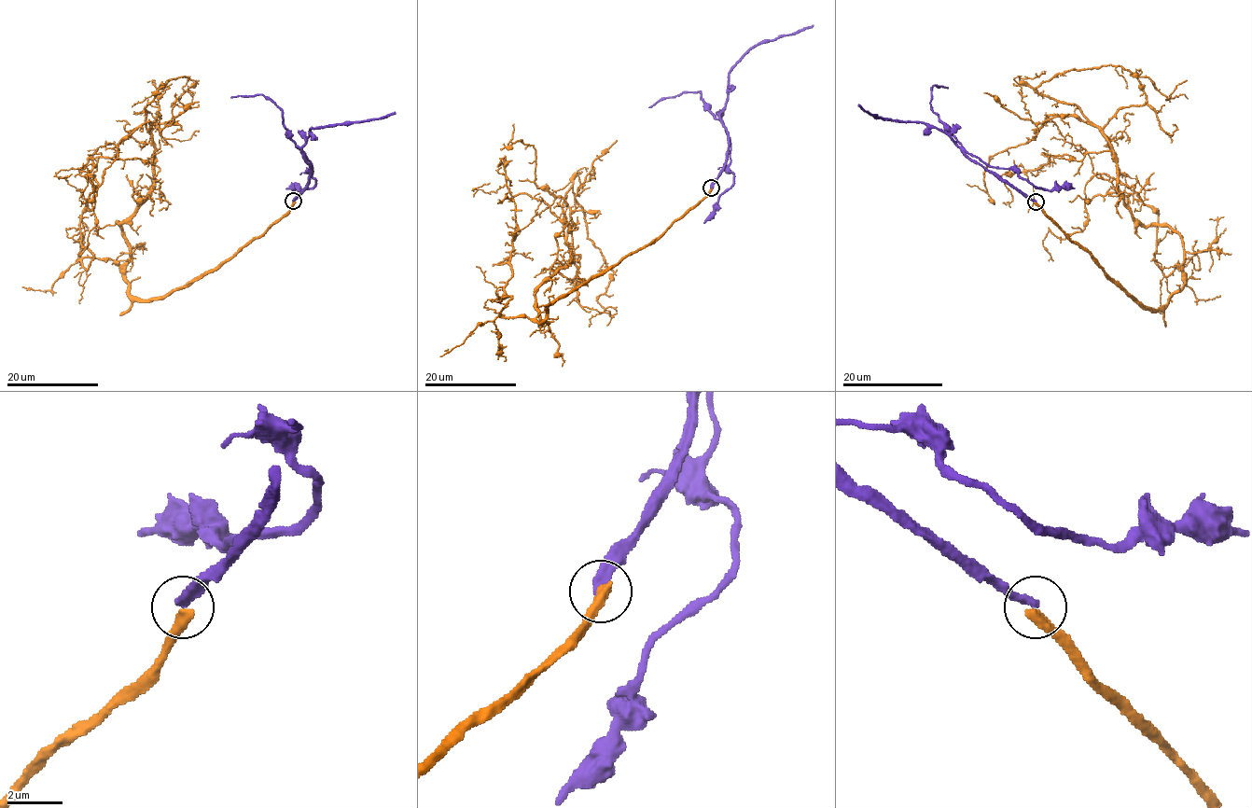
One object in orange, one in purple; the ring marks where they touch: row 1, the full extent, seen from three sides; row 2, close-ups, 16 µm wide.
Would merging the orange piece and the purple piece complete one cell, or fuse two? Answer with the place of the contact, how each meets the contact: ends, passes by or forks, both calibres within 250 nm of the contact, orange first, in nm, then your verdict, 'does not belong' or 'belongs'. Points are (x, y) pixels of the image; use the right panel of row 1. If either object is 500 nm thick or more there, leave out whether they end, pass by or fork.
at (1036, 202); orange ends there; purple ends there; 400 nm thick on the orange side, 320 nm on the other; does not belong

